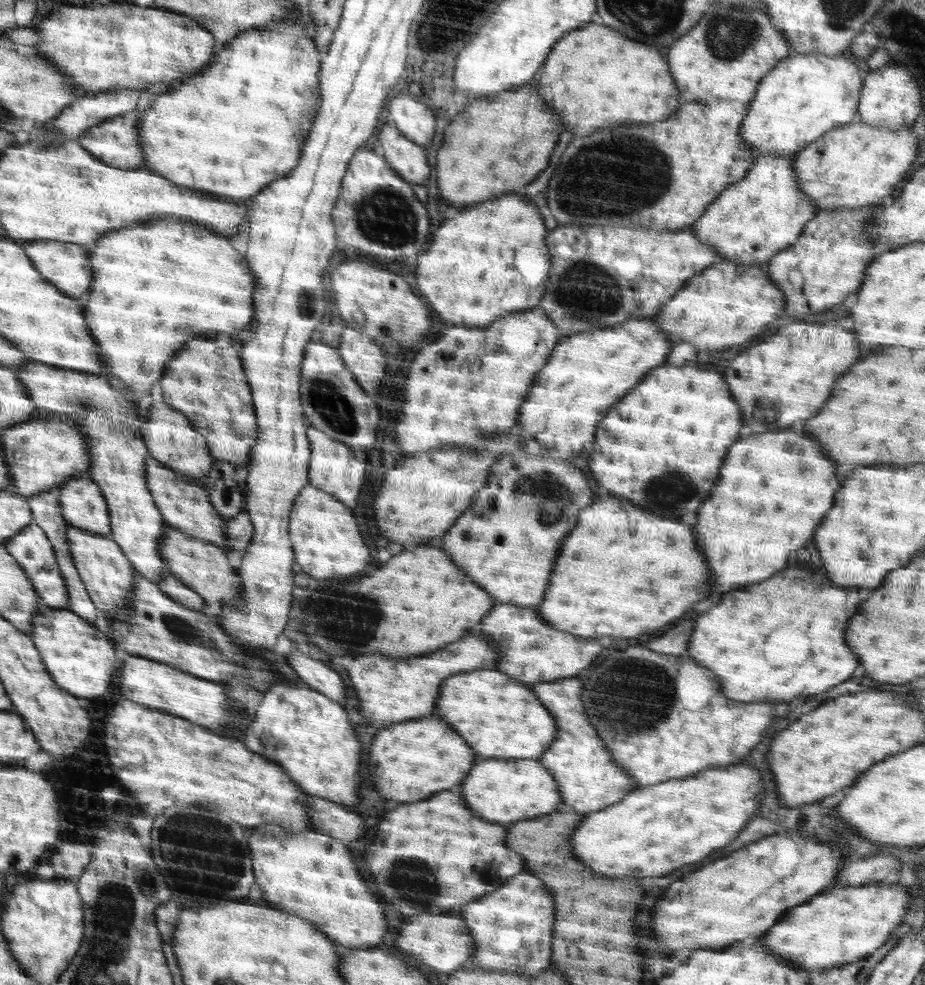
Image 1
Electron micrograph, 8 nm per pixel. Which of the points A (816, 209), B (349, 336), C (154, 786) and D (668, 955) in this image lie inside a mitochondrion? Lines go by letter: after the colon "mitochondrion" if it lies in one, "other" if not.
A: other
B: other
C: other
D: other

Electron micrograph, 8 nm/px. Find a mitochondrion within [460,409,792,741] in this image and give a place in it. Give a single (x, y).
(546, 497)

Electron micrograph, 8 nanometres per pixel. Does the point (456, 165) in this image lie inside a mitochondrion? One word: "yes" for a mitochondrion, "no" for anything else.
no

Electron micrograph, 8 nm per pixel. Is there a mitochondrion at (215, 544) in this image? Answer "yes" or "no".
no

